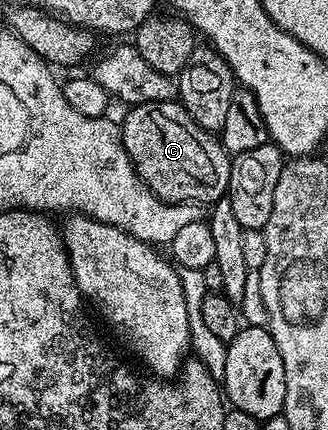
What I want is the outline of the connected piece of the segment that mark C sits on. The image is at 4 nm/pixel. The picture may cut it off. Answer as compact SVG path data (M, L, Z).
M179 101L169 103L137 103L121 120L123 143L136 173L159 199L167 203L211 205L228 194L231 185L232 156L212 132L206 131L193 119Z

